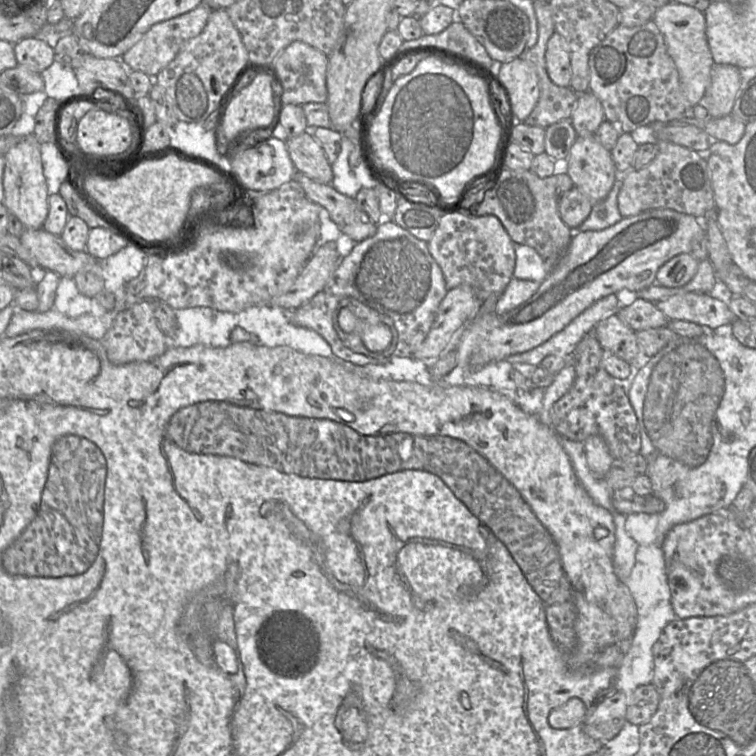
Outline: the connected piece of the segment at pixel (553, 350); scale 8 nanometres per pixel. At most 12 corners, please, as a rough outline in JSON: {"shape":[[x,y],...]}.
{"shape":[[618,299],[593,303],[549,340],[510,363],[538,366],[549,355],[570,358]]}

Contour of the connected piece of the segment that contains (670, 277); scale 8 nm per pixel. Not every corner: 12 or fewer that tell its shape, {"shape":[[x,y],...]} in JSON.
{"shape":[[690,253],[679,254],[659,268],[656,283],[682,287],[698,265]]}

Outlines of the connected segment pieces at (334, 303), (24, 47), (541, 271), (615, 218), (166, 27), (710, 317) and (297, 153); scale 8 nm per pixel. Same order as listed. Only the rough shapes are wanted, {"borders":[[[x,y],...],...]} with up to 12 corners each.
{"borders":[[[394,221],[356,242],[291,312],[340,359],[333,314],[354,298],[391,318],[412,357],[448,290],[427,242]],[[41,37],[14,44],[20,66],[41,73],[55,61]],[[514,243],[513,277],[542,283],[550,269],[531,247]],[[622,177],[606,198],[594,202],[573,231],[600,231],[623,218],[618,208]],[[211,7],[154,24],[122,55],[129,72],[156,77],[203,31]],[[690,292],[655,303],[669,320],[715,330],[732,325],[729,306]],[[311,130],[286,140],[296,171],[332,183],[332,166]]]}

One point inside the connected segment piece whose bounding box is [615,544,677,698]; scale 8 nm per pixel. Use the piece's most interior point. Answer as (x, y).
(648, 585)

